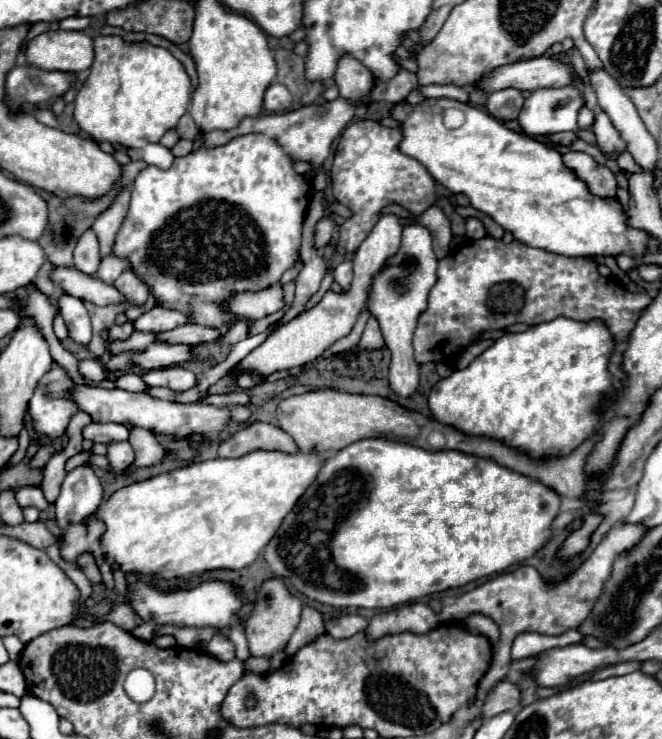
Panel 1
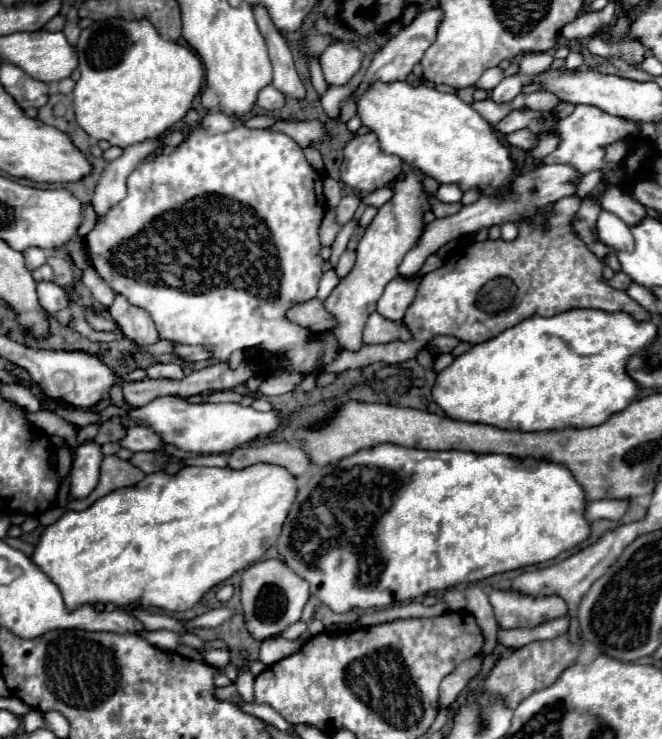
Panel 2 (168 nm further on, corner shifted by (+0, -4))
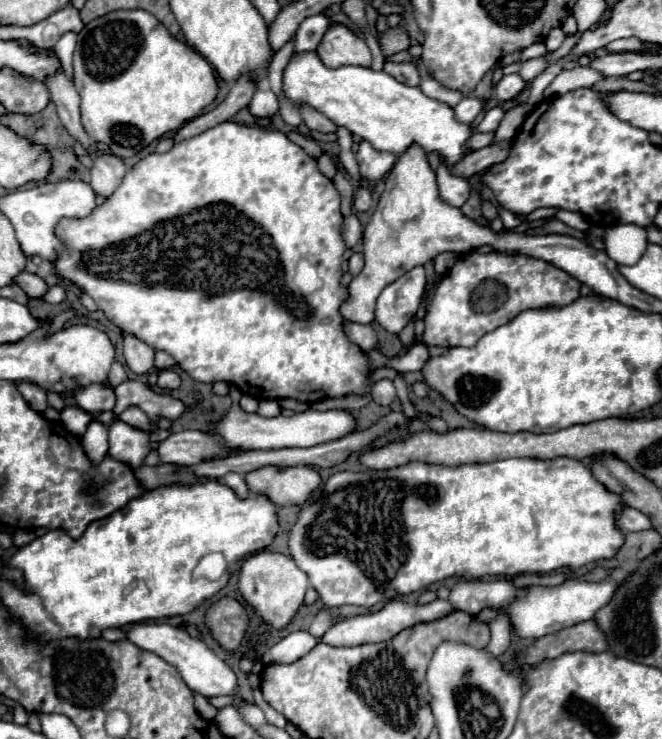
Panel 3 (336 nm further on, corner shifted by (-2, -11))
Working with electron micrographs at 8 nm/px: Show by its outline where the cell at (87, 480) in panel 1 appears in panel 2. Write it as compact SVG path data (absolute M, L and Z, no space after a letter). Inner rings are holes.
M87 441L77 447L77 457L73 459L73 467L69 475L69 497L71 499L85 499L97 487L101 459L103 455L97 443Z

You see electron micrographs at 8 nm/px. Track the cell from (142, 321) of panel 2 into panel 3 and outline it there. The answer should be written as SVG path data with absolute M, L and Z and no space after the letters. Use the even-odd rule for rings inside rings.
M123 334L123 356L135 374L147 374L153 368L155 350L131 334Z

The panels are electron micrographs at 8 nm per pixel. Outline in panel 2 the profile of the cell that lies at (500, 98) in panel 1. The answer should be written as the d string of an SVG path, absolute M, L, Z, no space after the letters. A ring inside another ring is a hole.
M513 75L513 77L505 77L493 91L491 91L491 99L495 103L509 103L513 101L523 89L523 77L521 75Z

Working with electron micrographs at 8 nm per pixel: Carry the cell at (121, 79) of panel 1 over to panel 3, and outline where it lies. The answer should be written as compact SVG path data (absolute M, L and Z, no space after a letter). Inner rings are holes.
M117 10L89 22L81 32L73 56L73 80L81 96L81 122L95 142L105 142L119 158L135 156L153 140L181 128L207 108L217 96L213 66L189 44L177 40L147 10Z

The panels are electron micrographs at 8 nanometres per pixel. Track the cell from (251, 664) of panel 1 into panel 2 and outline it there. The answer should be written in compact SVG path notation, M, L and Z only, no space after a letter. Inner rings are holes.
M271 637L271 639L265 639L261 643L259 661L269 667L269 665L281 661L283 657L293 655L297 649L299 649L299 643L297 641L287 641L283 637Z

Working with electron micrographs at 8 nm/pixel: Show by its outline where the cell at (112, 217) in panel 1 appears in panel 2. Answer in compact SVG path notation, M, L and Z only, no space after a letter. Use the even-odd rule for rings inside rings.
M173 131L155 143L129 147L129 149L125 149L123 157L111 161L105 167L101 181L99 181L95 195L93 195L93 209L95 209L97 219L105 217L105 213L127 195L127 177L145 157L157 153L161 145L179 145L183 139L185 139L185 133Z

